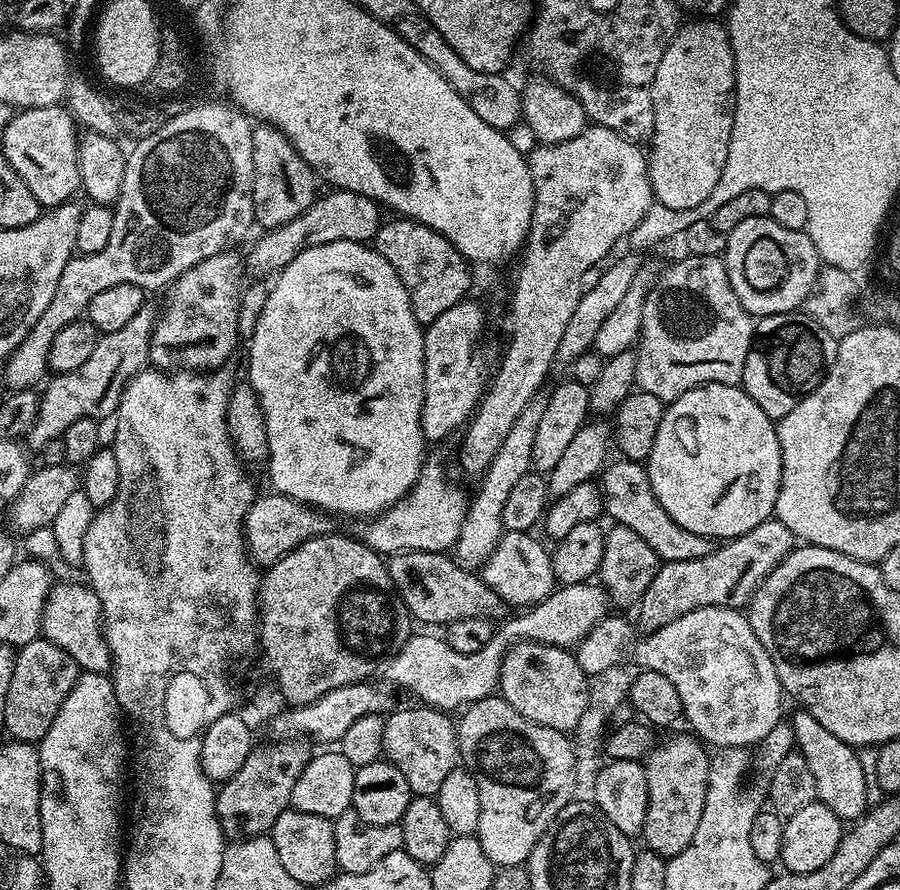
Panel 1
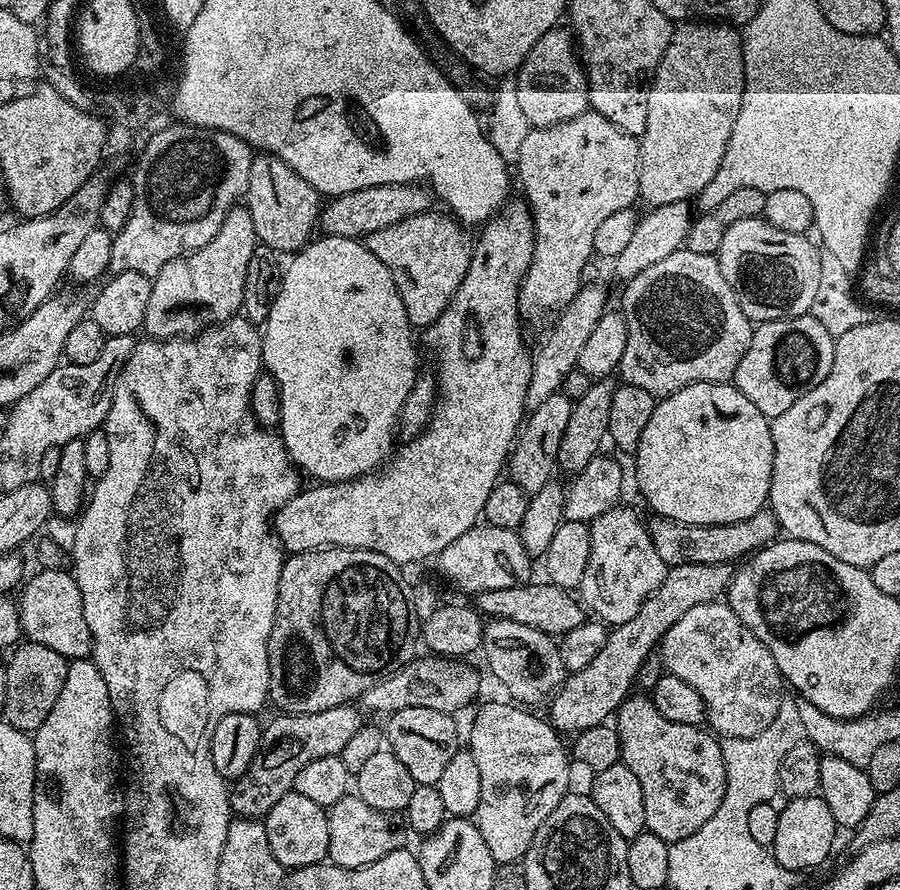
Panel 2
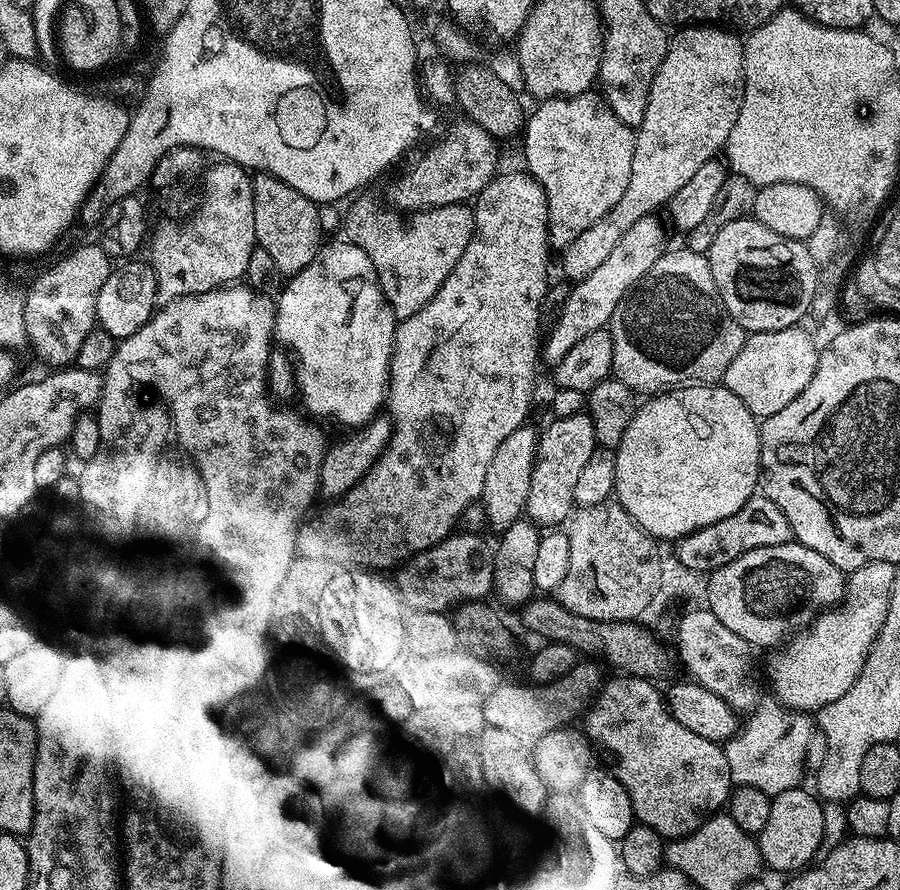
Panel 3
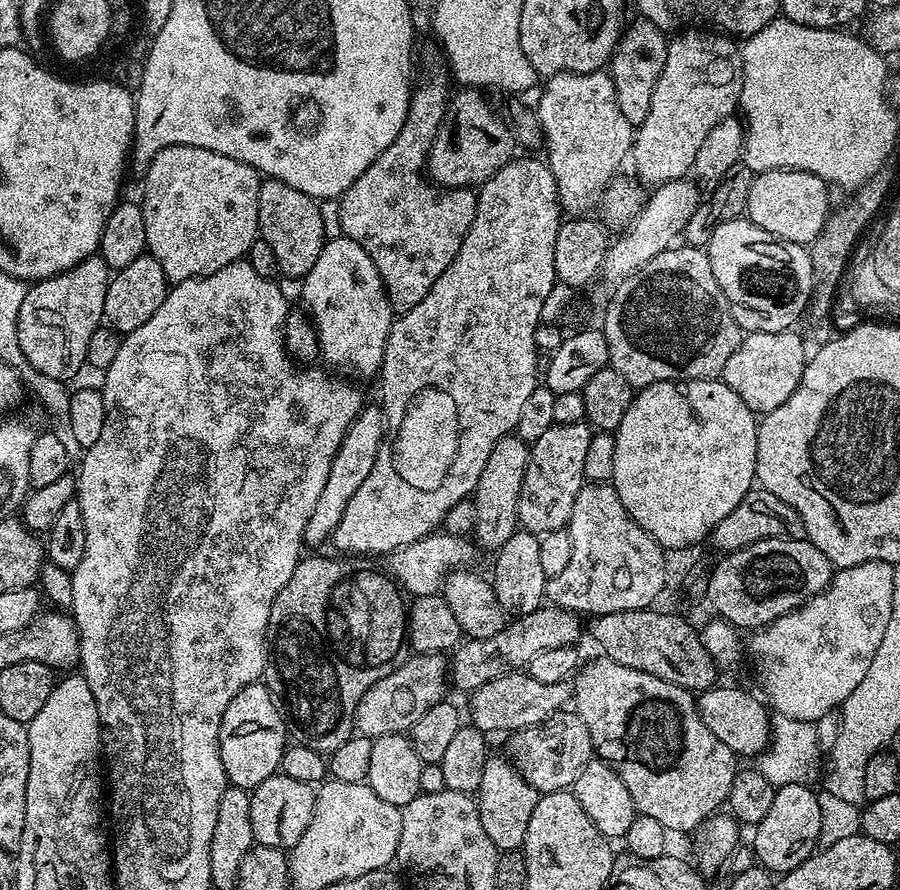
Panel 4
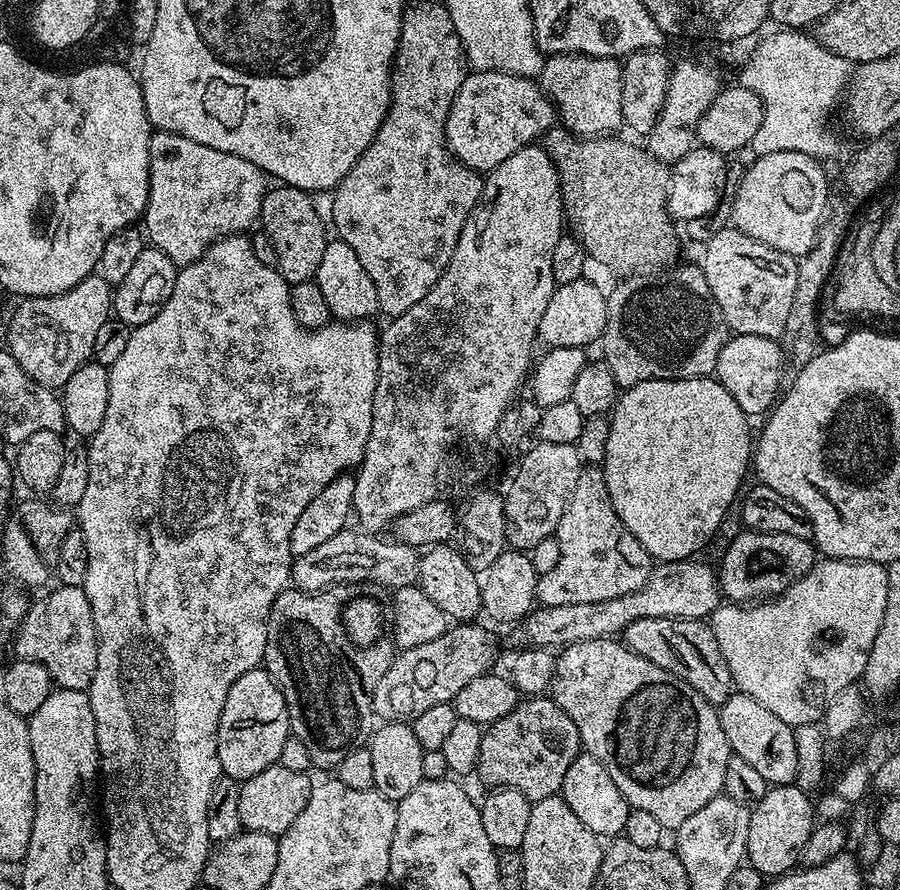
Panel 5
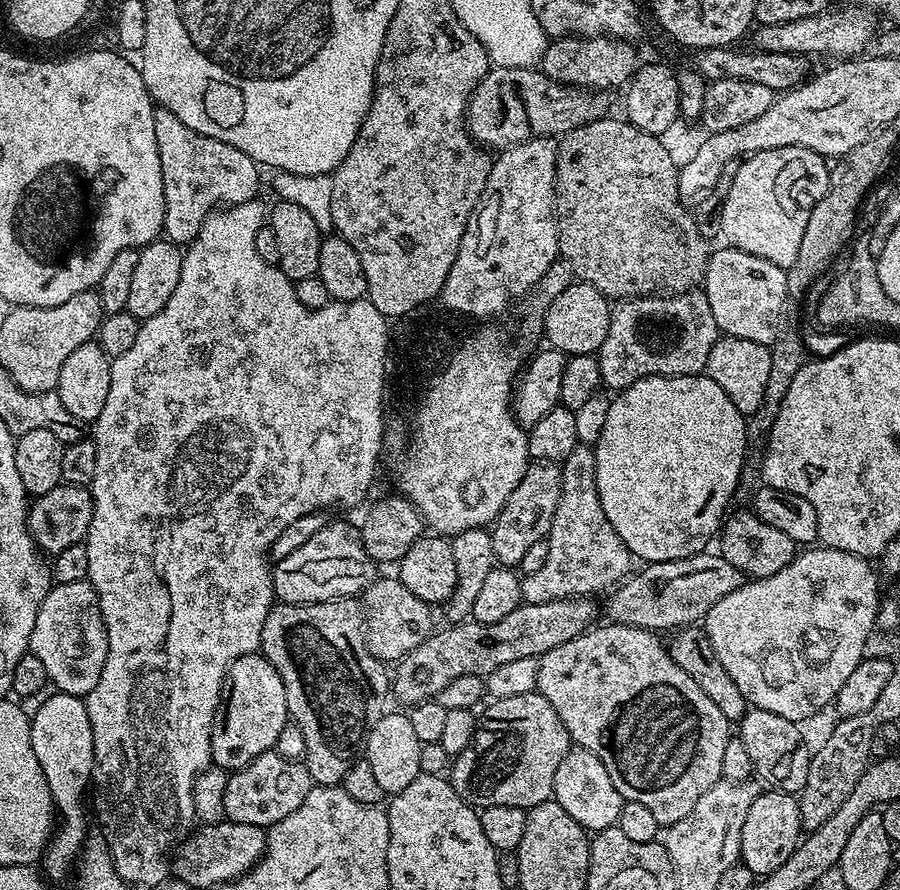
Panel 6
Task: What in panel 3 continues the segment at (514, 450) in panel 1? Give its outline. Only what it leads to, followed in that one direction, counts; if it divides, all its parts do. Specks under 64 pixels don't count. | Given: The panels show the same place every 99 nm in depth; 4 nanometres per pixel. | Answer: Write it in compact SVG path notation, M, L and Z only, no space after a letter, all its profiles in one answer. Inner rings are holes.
M650 215L634 222L634 226L626 230L618 246L614 246L613 252L603 260L602 266L598 266L598 270L594 270L594 274L590 274L585 280L577 280L571 285L572 289L560 308L560 317L553 322L549 332L547 329L546 339L542 344L543 363L546 362L549 366L560 364L574 345L586 338L586 334L594 334L594 330L611 325L614 310L618 310L618 302L622 302L626 293L666 251L664 228L656 219L655 215Z

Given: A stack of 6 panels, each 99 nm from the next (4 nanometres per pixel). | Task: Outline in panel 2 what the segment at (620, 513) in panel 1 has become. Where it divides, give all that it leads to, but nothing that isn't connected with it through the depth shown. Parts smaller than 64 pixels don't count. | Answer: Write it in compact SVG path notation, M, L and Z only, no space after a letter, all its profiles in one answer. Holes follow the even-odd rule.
M770 510L750 514L750 518L742 518L742 522L729 524L683 524L658 515L653 515L651 519L647 521L648 533L654 542L654 550L658 550L662 562L668 568L677 568L683 564L735 565L773 543L782 532L780 523Z

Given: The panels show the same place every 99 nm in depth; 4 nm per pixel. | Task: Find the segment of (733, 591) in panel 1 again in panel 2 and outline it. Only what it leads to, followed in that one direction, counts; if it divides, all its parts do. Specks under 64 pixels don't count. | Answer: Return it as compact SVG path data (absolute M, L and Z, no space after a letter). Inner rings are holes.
M683 564L677 568L668 568L662 586L658 586L658 590L654 590L654 594L650 594L650 598L642 602L642 610L638 610L638 614L634 614L630 622L617 624L609 631L594 662L590 662L586 670L571 673L556 689L547 705L548 712L546 711L552 727L561 734L579 734L605 723L620 707L621 702L628 699L633 691L632 683L635 682L644 659L651 652L657 651L670 626L674 626L674 622L678 622L682 614L694 610L694 606L719 601L728 591L733 571L731 564Z

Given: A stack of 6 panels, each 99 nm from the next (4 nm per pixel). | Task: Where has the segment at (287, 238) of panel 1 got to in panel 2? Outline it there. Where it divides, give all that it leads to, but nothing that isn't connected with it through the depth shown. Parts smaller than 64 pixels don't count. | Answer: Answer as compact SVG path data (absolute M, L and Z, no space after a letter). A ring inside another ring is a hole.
M379 184L329 199L323 205L318 228L326 236L345 236L351 240L367 238L378 230L386 230L386 226L429 211L433 204L433 193L420 184Z

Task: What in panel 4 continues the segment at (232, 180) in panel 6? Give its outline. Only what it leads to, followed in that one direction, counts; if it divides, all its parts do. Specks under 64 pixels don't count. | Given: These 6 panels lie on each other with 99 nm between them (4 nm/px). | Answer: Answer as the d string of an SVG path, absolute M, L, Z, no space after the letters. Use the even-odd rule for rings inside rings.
M175 144L174 146L166 146L166 150L158 150L158 154L154 154L154 158L147 168L143 169L142 176L144 176L142 207L144 210L144 221L146 222L146 242L148 243L146 252L147 255L153 256L158 264L162 266L162 270L169 282L180 284L183 280L189 280L195 276L209 276L218 270L222 270L222 266L230 266L235 260L243 260L247 257L250 246L260 235L260 227L258 226L258 206L260 205L258 194L260 193L262 177L254 166L250 166L246 162L238 162L234 158L226 158L226 154L214 154L214 150L202 150L198 146Z

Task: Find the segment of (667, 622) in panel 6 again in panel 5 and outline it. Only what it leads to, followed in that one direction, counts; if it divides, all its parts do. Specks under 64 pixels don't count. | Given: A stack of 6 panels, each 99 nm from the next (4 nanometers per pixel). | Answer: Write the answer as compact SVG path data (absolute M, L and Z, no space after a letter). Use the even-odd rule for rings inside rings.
M694 558L681 561L665 561L657 565L647 582L638 590L621 596L607 599L605 602L586 602L571 606L535 607L526 615L521 626L524 630L525 640L533 647L561 648L576 641L598 640L621 635L631 622L638 618L682 618L683 620L705 619L718 608L722 602L719 575L712 569Z

